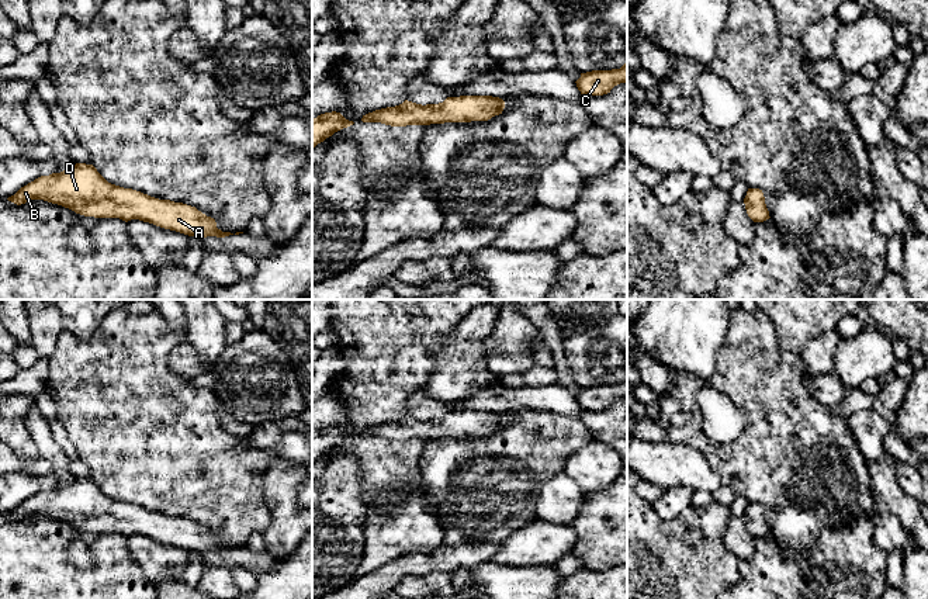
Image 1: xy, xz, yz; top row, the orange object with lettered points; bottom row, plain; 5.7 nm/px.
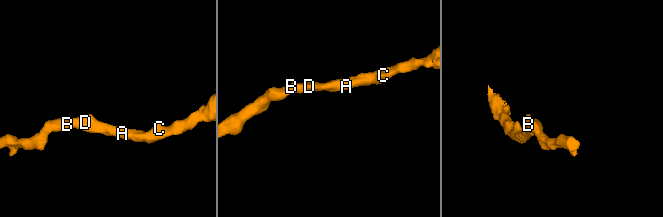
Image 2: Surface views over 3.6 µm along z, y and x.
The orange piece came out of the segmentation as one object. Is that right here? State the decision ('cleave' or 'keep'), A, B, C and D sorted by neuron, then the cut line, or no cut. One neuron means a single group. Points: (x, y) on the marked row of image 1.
keep; groups A B C D; cut none

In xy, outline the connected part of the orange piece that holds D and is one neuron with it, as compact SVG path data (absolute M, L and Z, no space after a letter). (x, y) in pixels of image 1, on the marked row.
M76 163L60 173L41 176L7 200L17 205L31 200L44 200L84 217L120 218L125 222L139 219L188 236L233 235L218 229L215 219L195 207L159 200L111 184L93 165L86 163Z

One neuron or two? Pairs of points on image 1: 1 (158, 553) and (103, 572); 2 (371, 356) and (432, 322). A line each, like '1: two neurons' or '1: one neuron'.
1: two neurons
2: one neuron

